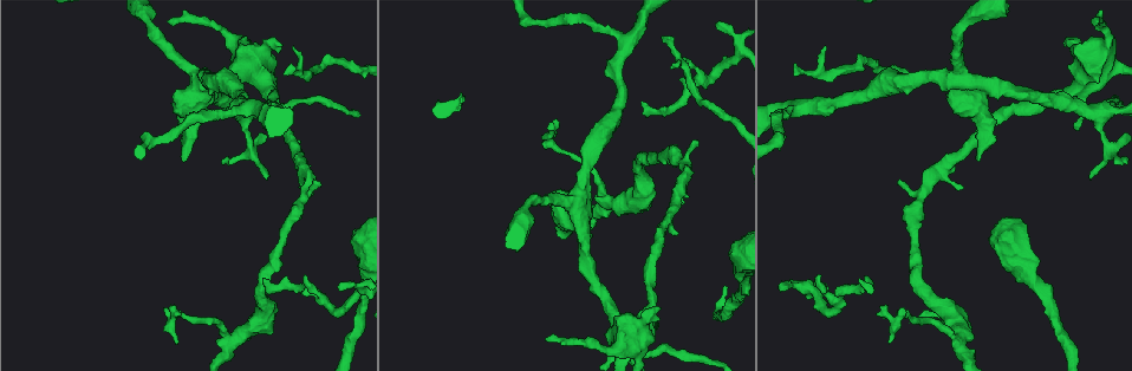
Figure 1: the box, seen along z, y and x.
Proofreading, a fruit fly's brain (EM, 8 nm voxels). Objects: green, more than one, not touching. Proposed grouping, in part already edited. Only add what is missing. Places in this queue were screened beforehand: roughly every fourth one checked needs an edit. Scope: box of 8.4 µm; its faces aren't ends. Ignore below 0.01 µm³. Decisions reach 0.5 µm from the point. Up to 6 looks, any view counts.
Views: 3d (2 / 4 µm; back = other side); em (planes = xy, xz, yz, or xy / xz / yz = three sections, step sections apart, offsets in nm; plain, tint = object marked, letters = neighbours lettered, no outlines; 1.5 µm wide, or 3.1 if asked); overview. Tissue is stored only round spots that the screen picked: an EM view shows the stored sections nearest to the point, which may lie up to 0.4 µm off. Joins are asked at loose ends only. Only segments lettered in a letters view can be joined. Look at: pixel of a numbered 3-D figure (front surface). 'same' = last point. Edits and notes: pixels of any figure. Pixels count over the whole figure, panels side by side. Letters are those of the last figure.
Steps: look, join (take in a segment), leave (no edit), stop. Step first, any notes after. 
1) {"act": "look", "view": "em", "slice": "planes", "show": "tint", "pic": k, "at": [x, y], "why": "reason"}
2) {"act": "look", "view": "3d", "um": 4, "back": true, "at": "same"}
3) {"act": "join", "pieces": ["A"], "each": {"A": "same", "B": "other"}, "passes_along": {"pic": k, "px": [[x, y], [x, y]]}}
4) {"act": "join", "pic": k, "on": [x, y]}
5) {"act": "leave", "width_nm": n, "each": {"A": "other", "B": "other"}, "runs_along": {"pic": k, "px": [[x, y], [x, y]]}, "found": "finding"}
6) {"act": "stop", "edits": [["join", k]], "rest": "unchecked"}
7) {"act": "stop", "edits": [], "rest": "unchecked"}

{"act": "look", "view": "3d", "um": 4, "pic": 1, "at": [796, 73], "why": "an open end"}

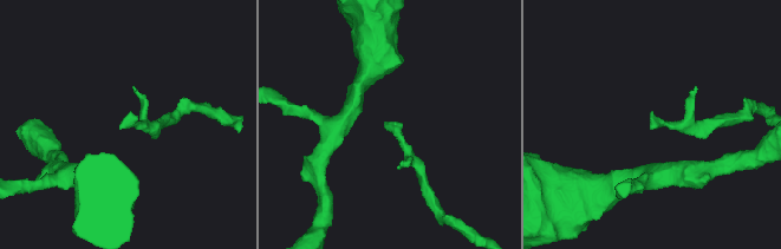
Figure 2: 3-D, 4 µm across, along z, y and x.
{"act": "look", "view": "em", "slice": "planes", "show": "letters", "pic": 2, "at": [384, 122]}

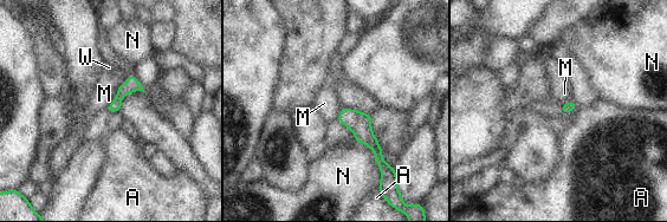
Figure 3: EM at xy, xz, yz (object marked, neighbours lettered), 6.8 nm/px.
{"act": "leave", "longest_contact_nm": ["N", 320], "each": {"A": "other", "M": "other", "N": "other", "W": "other"}, "border": {"pic": 3, "px": [[117, 87], [114, 100], [107, 108]]}, "found": "no lettered segment goes on from it"}

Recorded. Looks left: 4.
{"act": "look", "view": "3d", "um": 2, "pic": 1, "at": [306, 276], "why": "free end"}

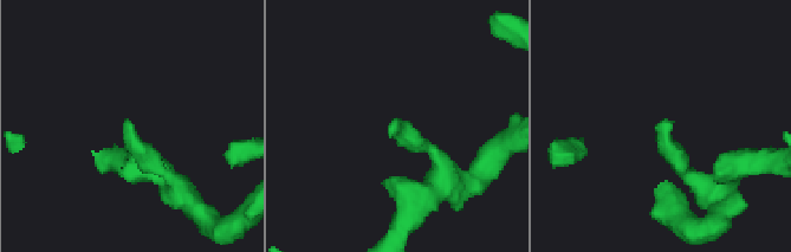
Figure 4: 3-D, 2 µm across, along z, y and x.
{"act": "look", "view": "em", "slice": "xy", "step": 8, "show": "letters", "pic": 4, "at": [668, 121], "why": "now the EM"}

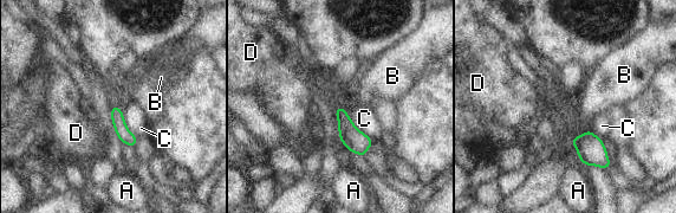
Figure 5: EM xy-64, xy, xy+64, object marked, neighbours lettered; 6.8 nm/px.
{"act": "leave", "each": {"A": "other", "B": "other", "C": "other", "D": "other"}, "runs_along": {"pic": 5, "px": [[114, 110], [122, 131], [131, 142]]}, "found": "none of them fits"}

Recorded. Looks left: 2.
{"act": "stop", "edits": [], "rest": "unchecked"}

